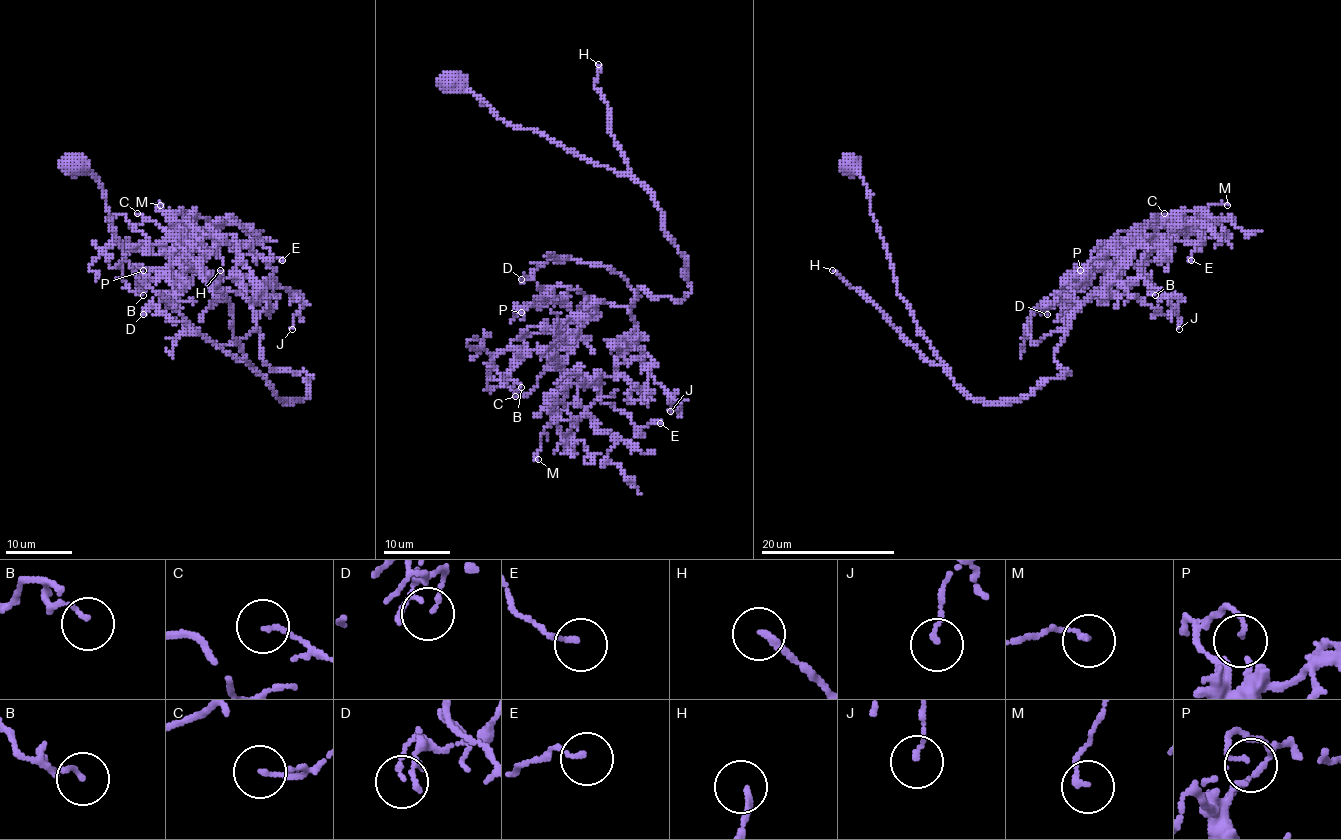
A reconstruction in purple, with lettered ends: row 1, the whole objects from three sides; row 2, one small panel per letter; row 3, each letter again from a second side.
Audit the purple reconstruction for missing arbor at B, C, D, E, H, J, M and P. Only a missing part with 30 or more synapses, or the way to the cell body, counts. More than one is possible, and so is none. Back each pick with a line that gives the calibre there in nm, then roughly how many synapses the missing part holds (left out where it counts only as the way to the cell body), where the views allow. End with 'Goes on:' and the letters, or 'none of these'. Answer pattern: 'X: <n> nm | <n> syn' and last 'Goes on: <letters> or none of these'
H: 170 nm | 40 syn
Goes on: H

